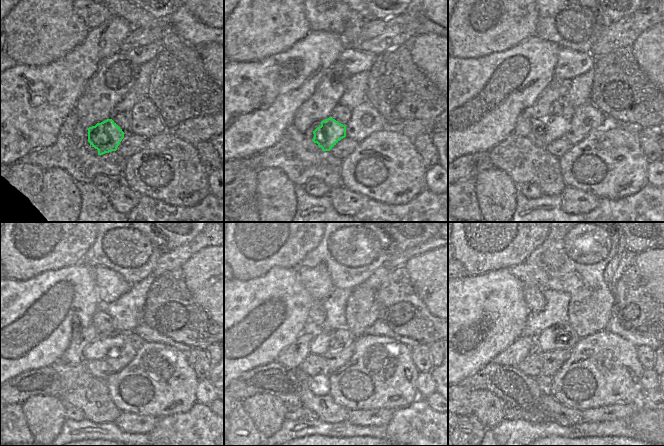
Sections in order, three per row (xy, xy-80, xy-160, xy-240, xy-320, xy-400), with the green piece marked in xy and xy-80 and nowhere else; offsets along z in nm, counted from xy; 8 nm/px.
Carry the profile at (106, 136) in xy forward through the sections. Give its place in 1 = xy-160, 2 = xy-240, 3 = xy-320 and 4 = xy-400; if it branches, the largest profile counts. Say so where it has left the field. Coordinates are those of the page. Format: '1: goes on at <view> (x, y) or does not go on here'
1: goes on at xy-160 (545, 131)
2: goes on at xy-240 (103, 346)
3: goes on at xy-320 (322, 343)
4: goes on at xy-400 (556, 337)

